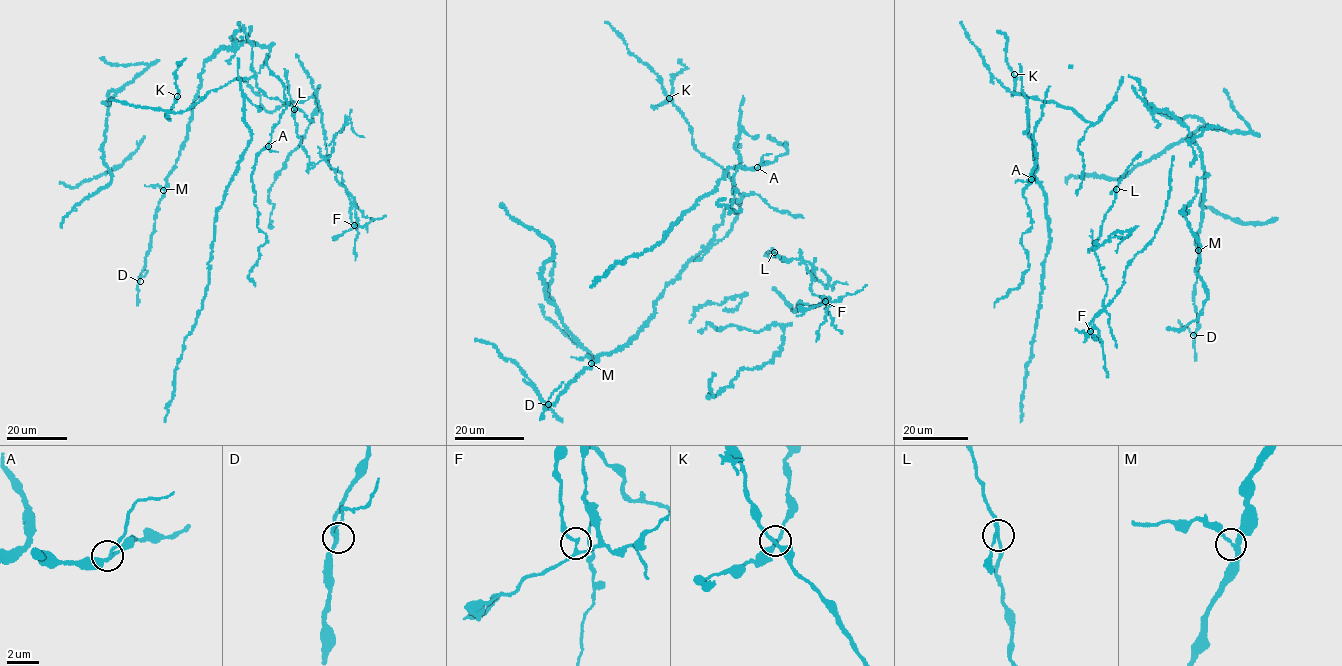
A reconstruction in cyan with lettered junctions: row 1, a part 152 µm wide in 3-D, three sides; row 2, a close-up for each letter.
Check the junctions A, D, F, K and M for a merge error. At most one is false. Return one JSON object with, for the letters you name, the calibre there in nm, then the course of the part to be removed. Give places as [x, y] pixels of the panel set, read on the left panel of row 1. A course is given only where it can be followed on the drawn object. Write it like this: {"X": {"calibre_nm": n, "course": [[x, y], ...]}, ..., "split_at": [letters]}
{"F": {"calibre_nm": 180, "course": [[354, 225], [358, 224], [354, 197], [336, 179], [335, 169], [324, 160], [312, 168], [308, 165], [284, 68]]}, "split_at": ["F"]}

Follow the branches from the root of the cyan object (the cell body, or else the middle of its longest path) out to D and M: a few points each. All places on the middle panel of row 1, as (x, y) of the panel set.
D: (738, 203), (727, 204), (713, 238), (665, 287), (636, 337), (609, 356), (598, 356), (554, 404), (548, 404)
M: (738, 203), (732, 200), (727, 204), (713, 238), (665, 287), (655, 303), (652, 318), (636, 337), (591, 363)

